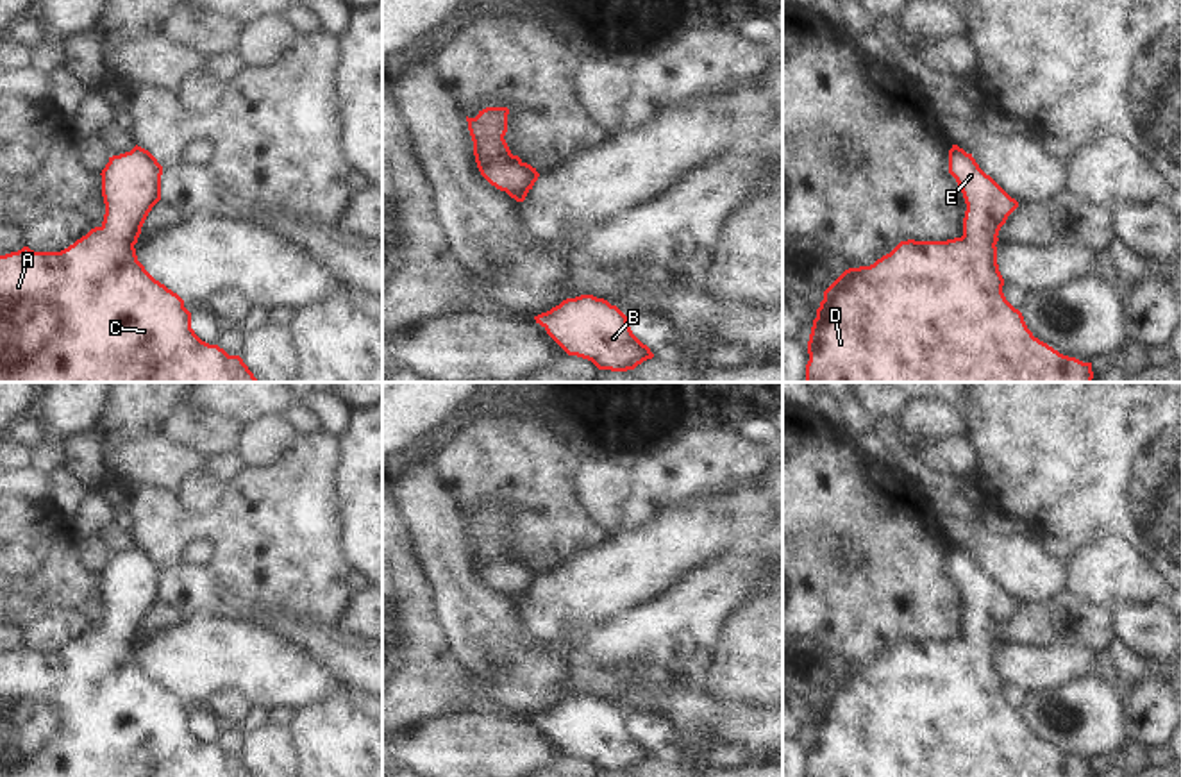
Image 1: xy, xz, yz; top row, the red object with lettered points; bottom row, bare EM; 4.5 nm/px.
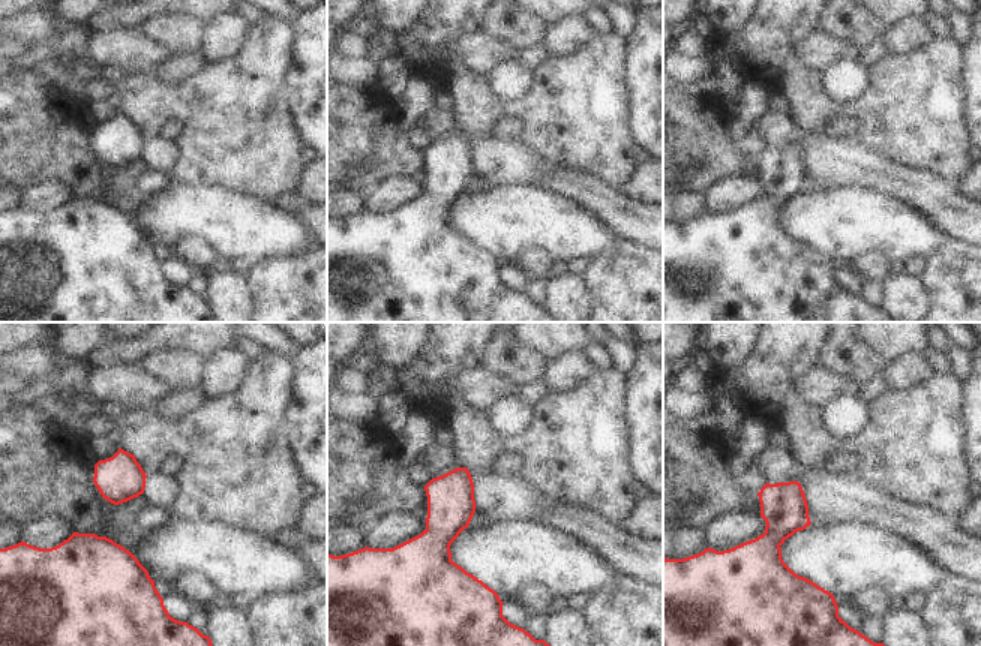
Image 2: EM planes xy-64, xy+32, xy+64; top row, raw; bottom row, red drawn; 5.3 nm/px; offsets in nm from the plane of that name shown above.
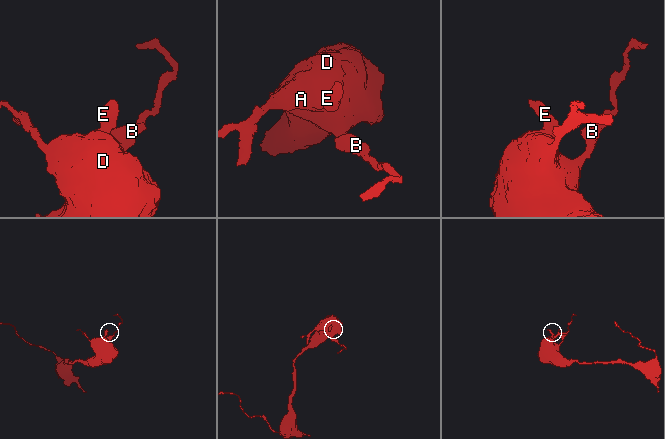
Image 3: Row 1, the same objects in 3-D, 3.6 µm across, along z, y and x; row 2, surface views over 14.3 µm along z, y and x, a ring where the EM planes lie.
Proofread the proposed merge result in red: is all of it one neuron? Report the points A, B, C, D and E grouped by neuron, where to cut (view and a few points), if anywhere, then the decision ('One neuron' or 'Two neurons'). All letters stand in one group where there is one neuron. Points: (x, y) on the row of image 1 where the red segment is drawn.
Groups: A B C D E. No split. One neuron.

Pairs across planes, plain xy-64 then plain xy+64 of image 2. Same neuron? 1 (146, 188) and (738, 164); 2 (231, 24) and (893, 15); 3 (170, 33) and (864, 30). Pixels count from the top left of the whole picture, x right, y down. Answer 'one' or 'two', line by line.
1: one
2: two
3: one

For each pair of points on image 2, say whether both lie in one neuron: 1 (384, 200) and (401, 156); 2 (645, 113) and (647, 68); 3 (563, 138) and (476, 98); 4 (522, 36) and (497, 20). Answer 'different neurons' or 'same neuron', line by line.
1: different neurons
2: same neuron
3: same neuron
4: same neuron

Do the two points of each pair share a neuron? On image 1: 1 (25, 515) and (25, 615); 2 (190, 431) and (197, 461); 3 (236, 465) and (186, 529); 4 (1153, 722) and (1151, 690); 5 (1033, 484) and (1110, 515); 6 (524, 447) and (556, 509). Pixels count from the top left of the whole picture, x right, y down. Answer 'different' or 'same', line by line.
1: same
2: different
3: different
4: same
5: same
6: same

